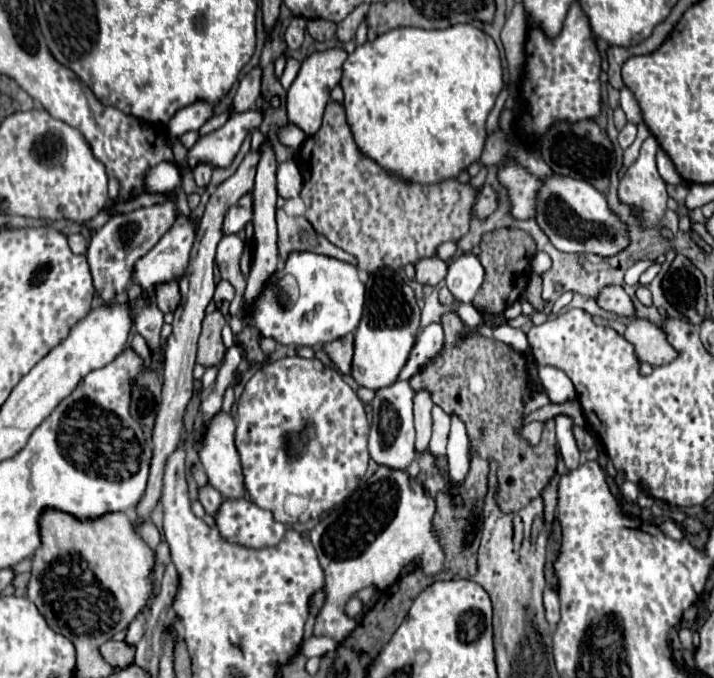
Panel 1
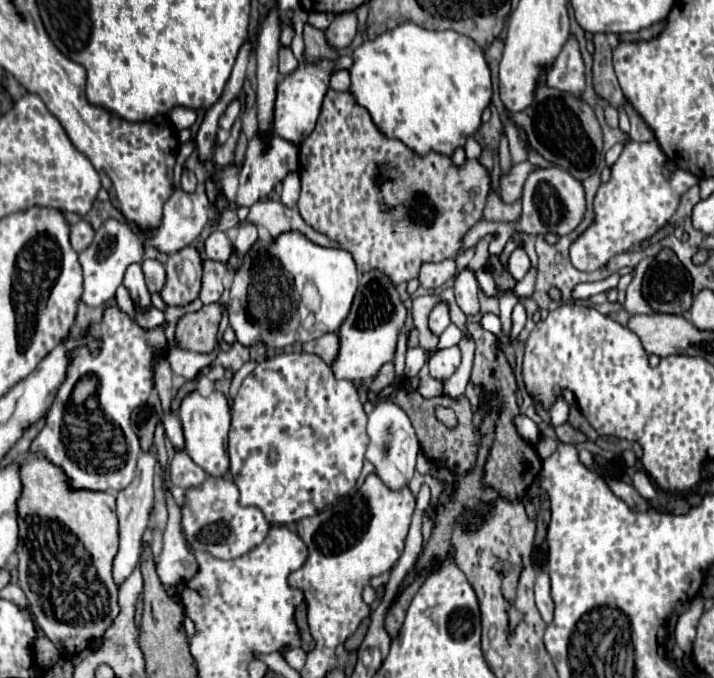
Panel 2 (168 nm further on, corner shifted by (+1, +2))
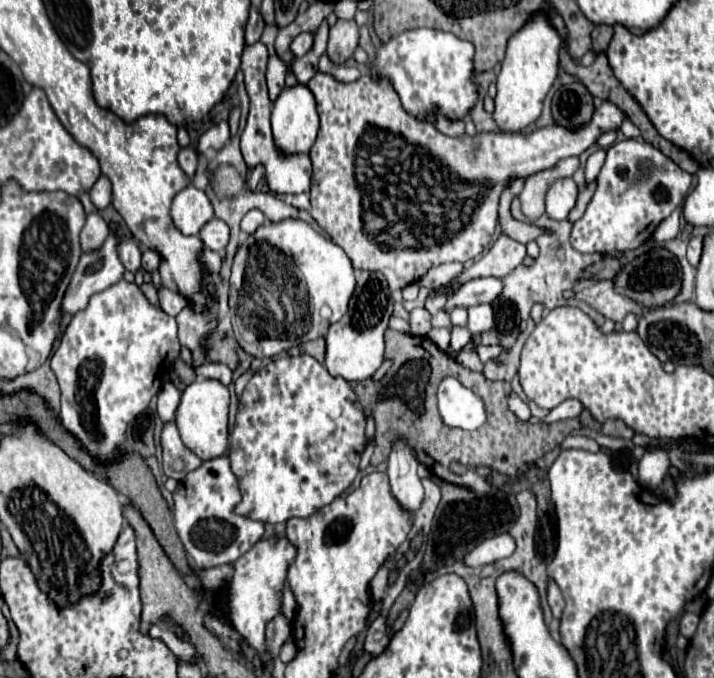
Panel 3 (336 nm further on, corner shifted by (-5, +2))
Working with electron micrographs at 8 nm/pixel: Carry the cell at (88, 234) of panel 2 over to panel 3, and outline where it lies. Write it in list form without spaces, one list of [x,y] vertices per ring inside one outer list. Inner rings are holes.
[[[90,213],[86,217],[86,225],[80,233],[80,243],[82,243],[82,251],[94,251],[98,247],[102,247],[104,239],[110,235],[110,229],[106,225],[106,221],[98,215],[98,213]]]

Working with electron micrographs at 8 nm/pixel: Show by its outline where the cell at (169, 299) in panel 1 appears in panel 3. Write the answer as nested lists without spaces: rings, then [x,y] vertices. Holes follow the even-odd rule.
[[[146,251],[142,255],[142,269],[148,271],[148,273],[154,273],[160,269],[160,257],[156,251]]]

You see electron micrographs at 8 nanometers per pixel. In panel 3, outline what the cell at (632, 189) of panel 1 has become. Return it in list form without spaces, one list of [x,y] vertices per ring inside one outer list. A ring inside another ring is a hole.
[[[626,139],[620,141],[612,147],[608,147],[606,163],[598,175],[598,189],[582,215],[572,227],[570,243],[576,251],[580,253],[600,253],[600,255],[614,255],[614,253],[624,253],[640,247],[652,233],[654,229],[674,211],[678,209],[688,191],[692,187],[692,175],[684,169],[680,169],[674,161],[670,161],[666,155],[662,155],[658,149],[650,147],[650,143],[642,139]]]

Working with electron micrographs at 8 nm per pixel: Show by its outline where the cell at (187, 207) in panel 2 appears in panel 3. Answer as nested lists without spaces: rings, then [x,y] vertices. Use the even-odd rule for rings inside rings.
[[[188,185],[174,197],[170,215],[182,235],[198,235],[200,229],[214,217],[214,211],[204,191]]]

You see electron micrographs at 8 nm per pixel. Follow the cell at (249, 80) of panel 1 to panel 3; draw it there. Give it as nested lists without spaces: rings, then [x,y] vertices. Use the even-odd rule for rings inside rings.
[[[218,121],[214,123],[198,141],[198,153],[204,153],[206,149],[222,149],[226,139],[230,137],[230,127],[228,121]]]

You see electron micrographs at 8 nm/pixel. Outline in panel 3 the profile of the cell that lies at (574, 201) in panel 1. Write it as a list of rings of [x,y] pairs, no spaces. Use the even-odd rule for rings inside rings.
[[[570,177],[556,179],[546,193],[546,215],[554,221],[564,221],[576,205],[576,197],[578,187]]]

